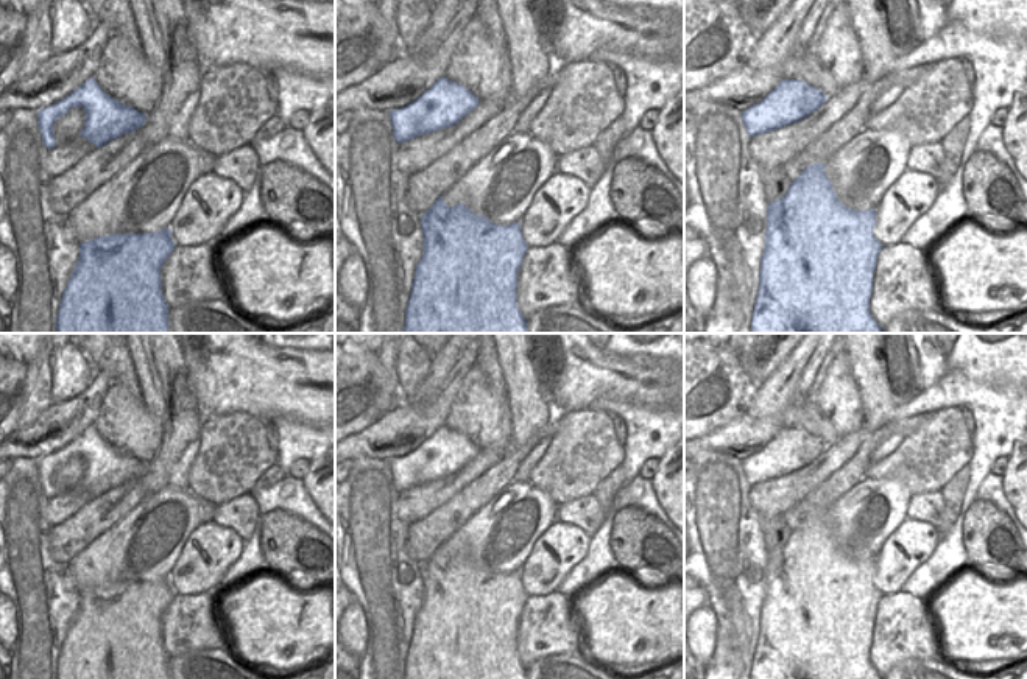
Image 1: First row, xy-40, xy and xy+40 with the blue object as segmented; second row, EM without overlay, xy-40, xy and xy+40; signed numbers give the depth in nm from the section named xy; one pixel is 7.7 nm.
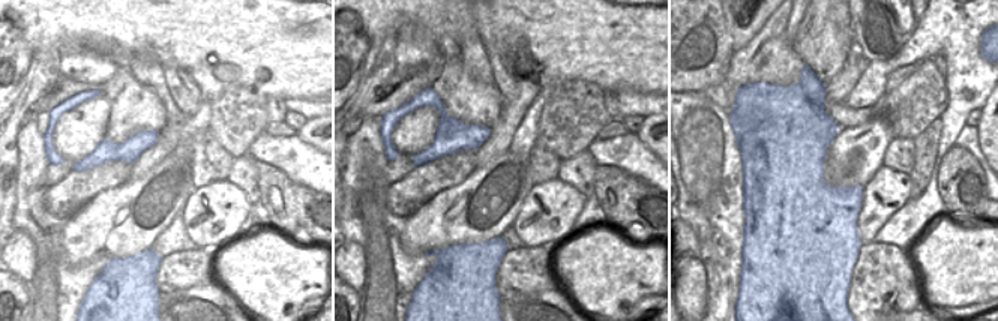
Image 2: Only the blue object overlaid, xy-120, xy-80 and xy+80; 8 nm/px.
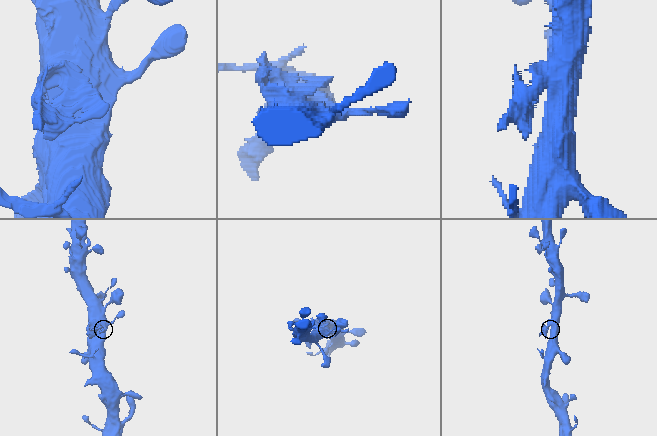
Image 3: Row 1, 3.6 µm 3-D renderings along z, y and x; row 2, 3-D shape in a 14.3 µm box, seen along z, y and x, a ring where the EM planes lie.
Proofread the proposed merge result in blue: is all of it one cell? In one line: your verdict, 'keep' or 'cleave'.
cleave

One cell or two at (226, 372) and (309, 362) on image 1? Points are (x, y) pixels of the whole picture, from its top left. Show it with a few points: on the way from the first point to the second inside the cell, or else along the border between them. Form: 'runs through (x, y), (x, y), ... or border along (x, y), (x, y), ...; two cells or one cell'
runs through (247, 372), (290, 372); one cell

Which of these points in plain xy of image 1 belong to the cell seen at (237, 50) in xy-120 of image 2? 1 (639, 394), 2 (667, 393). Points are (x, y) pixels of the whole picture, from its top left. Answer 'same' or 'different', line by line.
1: same
2: same

